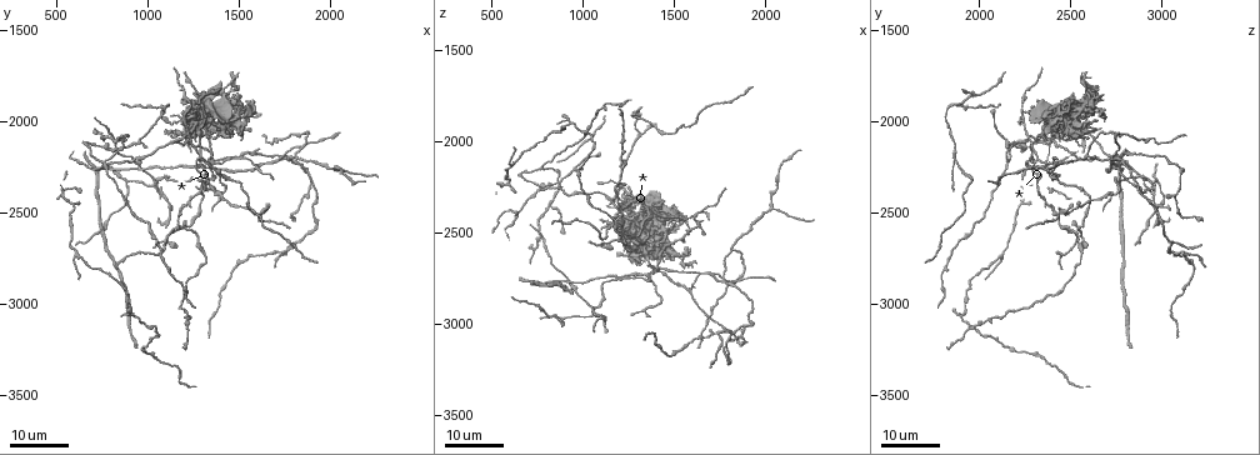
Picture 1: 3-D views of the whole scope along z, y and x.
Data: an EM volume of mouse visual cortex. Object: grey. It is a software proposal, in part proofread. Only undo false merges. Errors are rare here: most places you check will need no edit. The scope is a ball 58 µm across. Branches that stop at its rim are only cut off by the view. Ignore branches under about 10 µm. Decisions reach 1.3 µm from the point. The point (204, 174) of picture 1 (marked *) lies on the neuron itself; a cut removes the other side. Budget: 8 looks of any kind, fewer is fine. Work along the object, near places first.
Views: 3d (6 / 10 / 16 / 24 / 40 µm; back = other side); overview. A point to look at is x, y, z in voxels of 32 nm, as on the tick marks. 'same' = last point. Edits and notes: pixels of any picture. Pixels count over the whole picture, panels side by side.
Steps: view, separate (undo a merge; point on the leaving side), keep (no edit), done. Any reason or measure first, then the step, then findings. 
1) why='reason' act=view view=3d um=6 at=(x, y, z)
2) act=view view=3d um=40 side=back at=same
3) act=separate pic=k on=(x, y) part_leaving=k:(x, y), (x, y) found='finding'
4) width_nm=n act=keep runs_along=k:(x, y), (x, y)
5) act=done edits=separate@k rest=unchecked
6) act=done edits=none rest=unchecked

why='side arm on a straight run' act=view view=3d um=16 at=(1140, 2120, 2320)

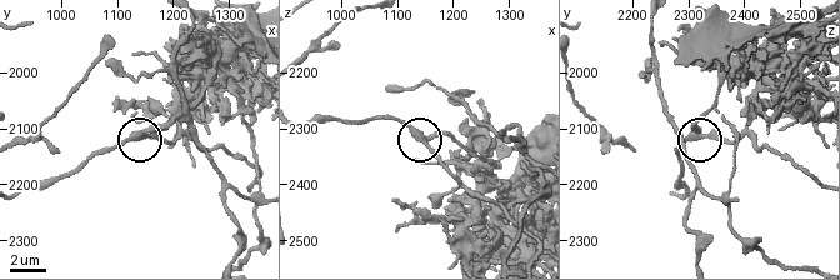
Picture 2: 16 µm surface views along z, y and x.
act=view view=3d um=6 at=(1160, 2115, 2340)

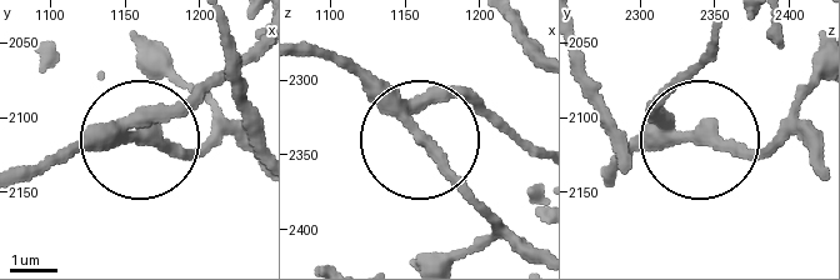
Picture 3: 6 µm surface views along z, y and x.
side_arm_um=84 arms=3 act=keep found='all the same neuron'

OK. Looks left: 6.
why='looks like a crossing' act=view view=3d um=16 at=(1360, 2240, 2380)

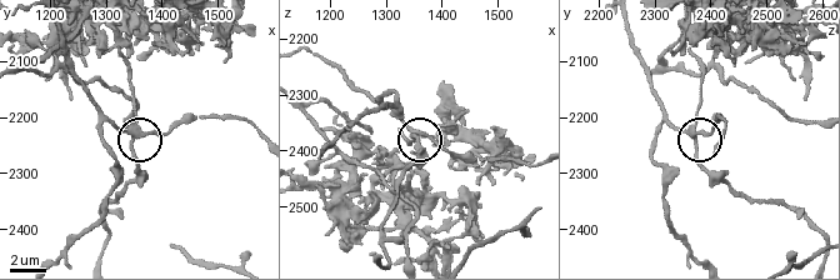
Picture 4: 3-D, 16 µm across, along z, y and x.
act=view view=3d um=10 at=(1355, 2235, 2370)

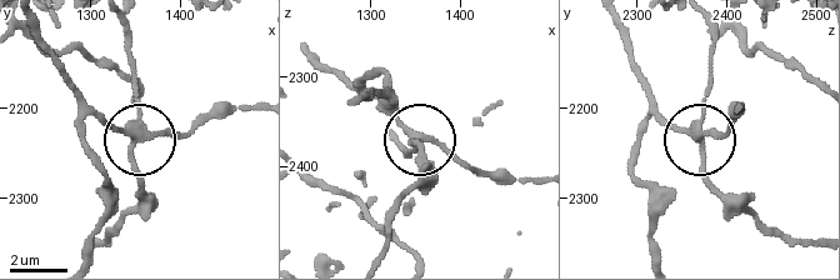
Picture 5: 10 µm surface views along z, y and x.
width_nm=260 act=separate pic=5 on=(415, 146) found='a second neuron is stuck on'

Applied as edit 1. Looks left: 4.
act=view view=3d um=24 at=(1820, 2180, 2580)

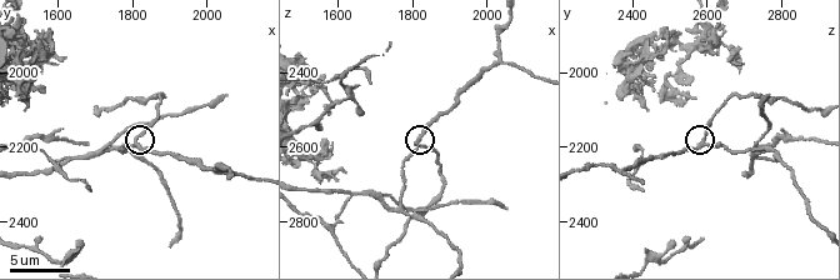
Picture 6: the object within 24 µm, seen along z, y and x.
act=view view=3d um=6 at=(1810, 2180, 2580)

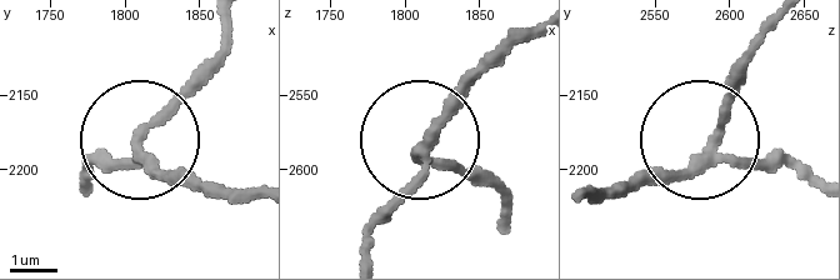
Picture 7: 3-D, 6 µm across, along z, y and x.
act=view view=3d um=6 side=back at=(1810, 2182, 2590)

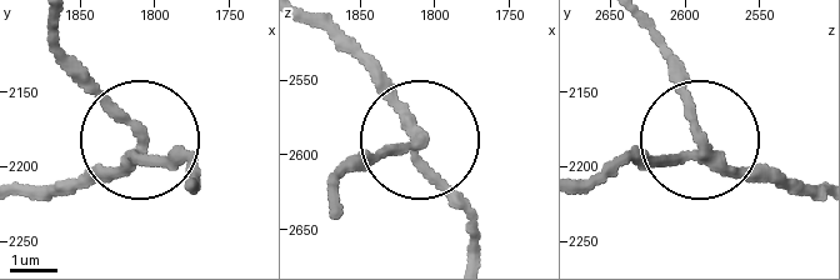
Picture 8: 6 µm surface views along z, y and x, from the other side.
act=keep runs_along=8:(589, 184), (700, 144), (800, 193) found='one neuron here'

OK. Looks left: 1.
act=done edits=separate@5 rest=unchecked

